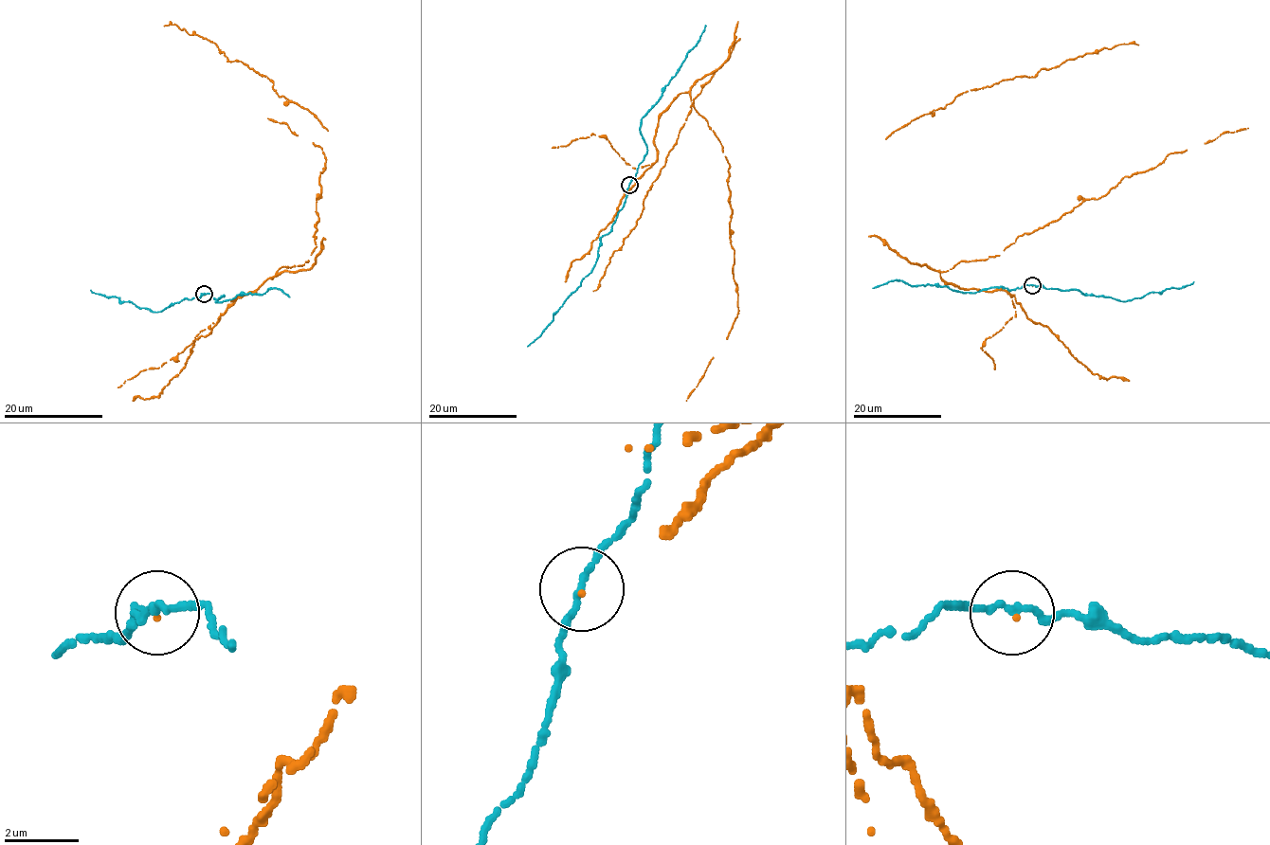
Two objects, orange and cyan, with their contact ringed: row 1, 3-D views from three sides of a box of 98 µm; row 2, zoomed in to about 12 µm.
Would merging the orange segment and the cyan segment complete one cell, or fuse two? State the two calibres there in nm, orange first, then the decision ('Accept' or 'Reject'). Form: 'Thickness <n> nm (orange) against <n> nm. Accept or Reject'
Thickness 50 nm (orange) against 170 nm. Accept

